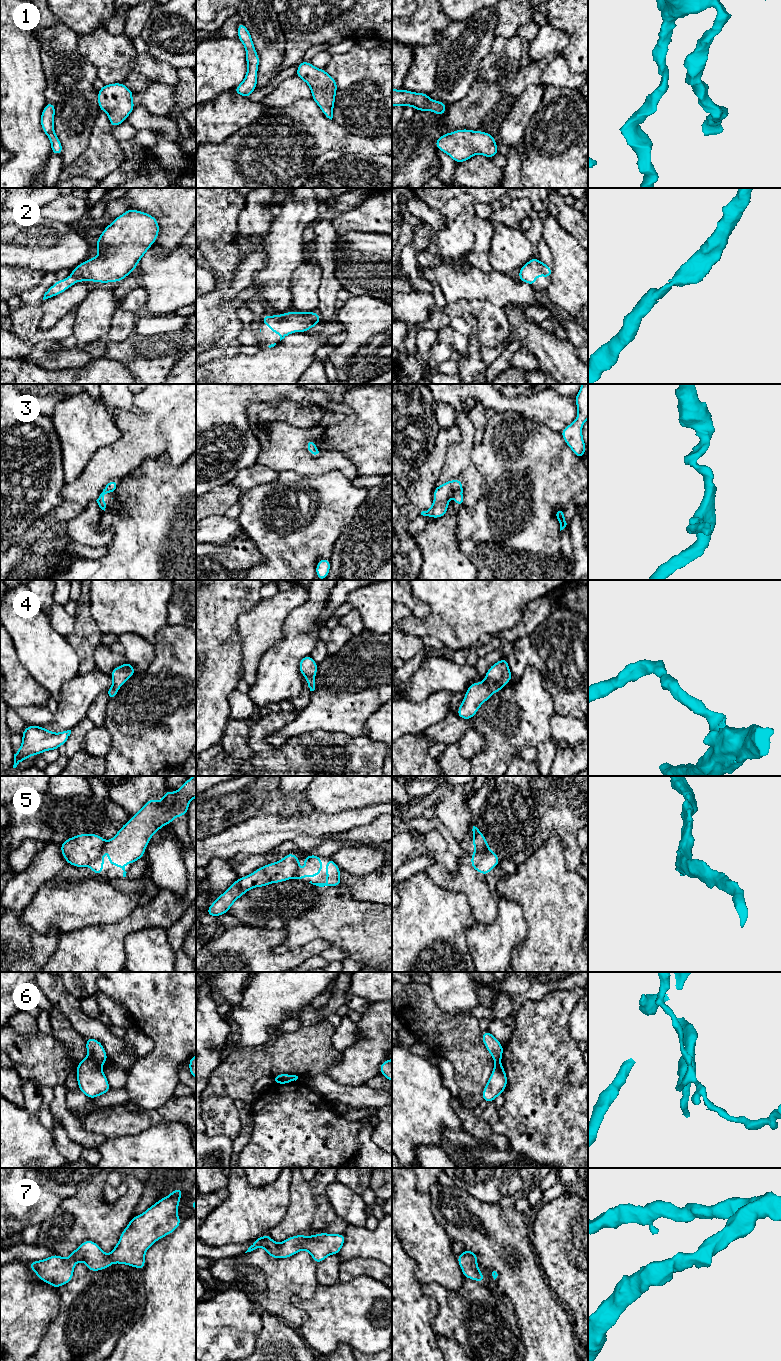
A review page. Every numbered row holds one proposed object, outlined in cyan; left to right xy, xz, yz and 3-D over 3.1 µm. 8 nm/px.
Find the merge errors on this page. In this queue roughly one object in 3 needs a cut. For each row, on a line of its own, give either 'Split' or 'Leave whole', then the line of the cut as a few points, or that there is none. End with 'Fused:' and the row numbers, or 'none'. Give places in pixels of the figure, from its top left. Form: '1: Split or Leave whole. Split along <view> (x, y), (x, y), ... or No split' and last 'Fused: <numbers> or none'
1: Leave whole. No split
2: Leave whole. No split
3: Leave whole. No split
4: Leave whole. No split
5: Split. Split along xy (106, 842), (101, 853), (88, 864)
6: Split. Split along xy (88, 1055), (100, 1065)
7: Leave whole. No split
Fused: 5, 6

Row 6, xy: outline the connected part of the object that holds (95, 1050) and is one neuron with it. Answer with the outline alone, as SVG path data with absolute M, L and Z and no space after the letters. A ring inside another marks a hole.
M86 1038L86 1049L88 1056L98 1065L102 1065L108 1060L103 1045L97 1039Z

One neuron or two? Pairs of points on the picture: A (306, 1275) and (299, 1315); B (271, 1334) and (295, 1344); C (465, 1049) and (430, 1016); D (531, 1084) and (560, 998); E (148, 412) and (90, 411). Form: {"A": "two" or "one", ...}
{"A": "one", "B": "one", "C": "one", "D": "one", "E": "two"}

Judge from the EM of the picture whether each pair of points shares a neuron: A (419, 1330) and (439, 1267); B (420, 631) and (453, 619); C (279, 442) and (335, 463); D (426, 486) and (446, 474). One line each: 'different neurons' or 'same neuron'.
A: different neurons
B: same neuron
C: same neuron
D: different neurons

